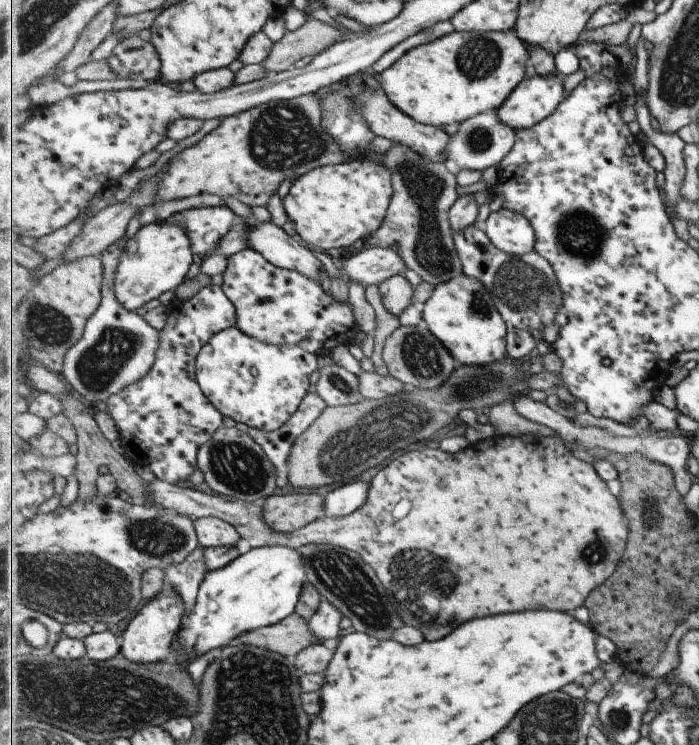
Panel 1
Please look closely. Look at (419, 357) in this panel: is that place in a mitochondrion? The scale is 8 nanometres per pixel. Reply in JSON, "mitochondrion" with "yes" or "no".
{"mitochondrion":"yes"}

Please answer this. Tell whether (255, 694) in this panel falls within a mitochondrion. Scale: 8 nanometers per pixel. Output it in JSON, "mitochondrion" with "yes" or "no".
{"mitochondrion":"yes"}

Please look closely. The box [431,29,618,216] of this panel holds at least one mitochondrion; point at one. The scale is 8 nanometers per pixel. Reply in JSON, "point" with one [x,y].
{"point":[476,59]}

